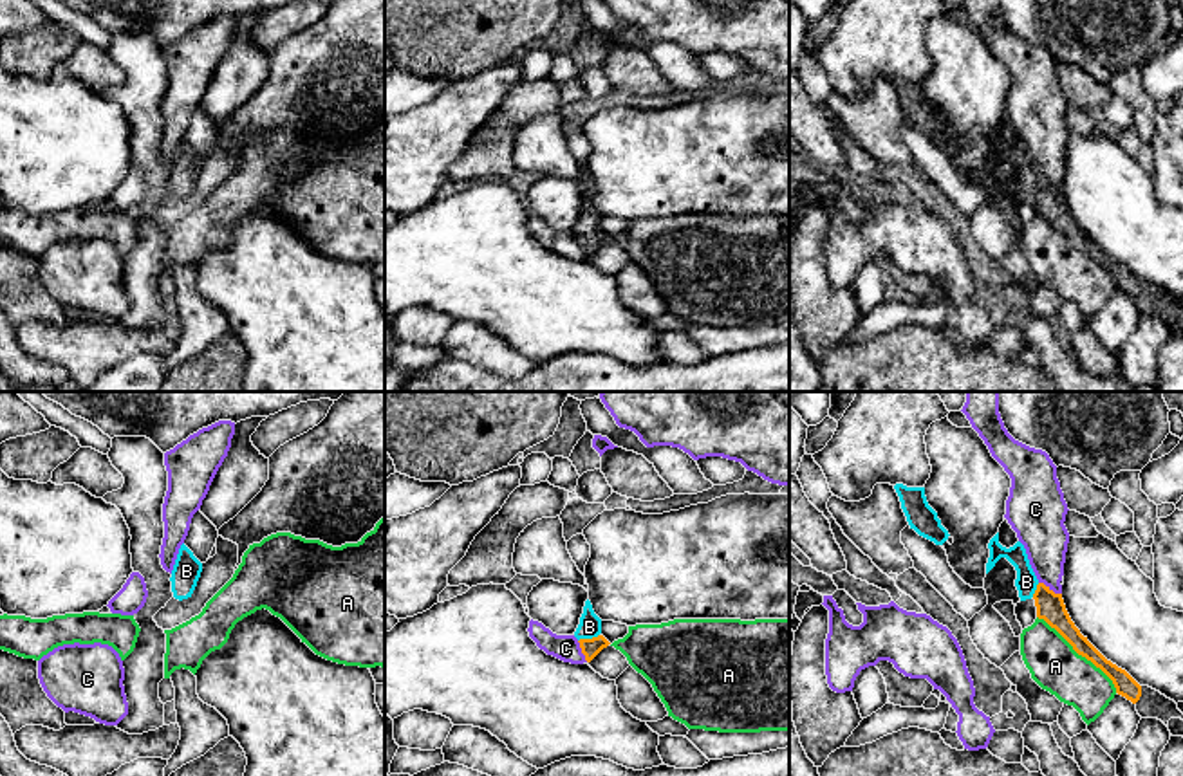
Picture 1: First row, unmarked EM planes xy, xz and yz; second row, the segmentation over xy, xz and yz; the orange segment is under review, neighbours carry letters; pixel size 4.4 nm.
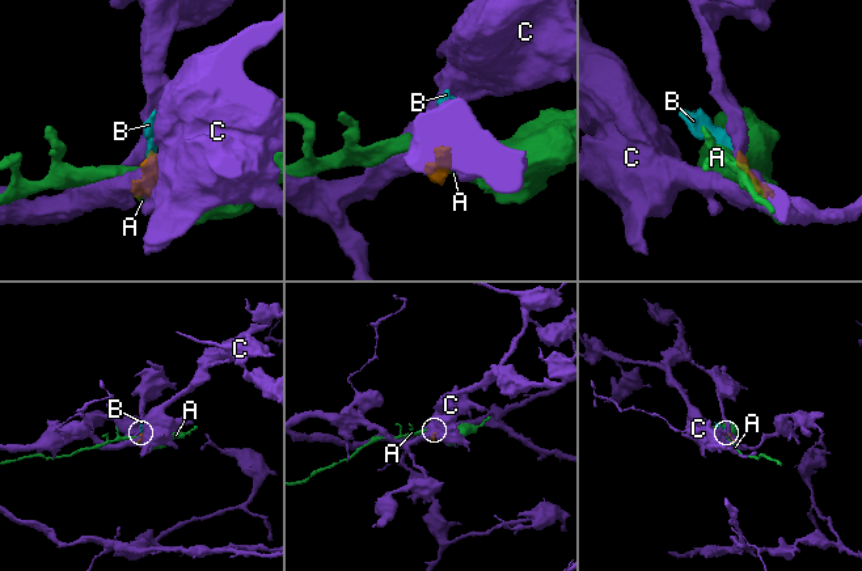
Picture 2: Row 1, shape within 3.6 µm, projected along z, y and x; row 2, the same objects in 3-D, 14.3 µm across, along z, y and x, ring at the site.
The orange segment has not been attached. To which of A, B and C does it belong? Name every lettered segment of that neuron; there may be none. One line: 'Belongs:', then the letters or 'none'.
Belongs: B

